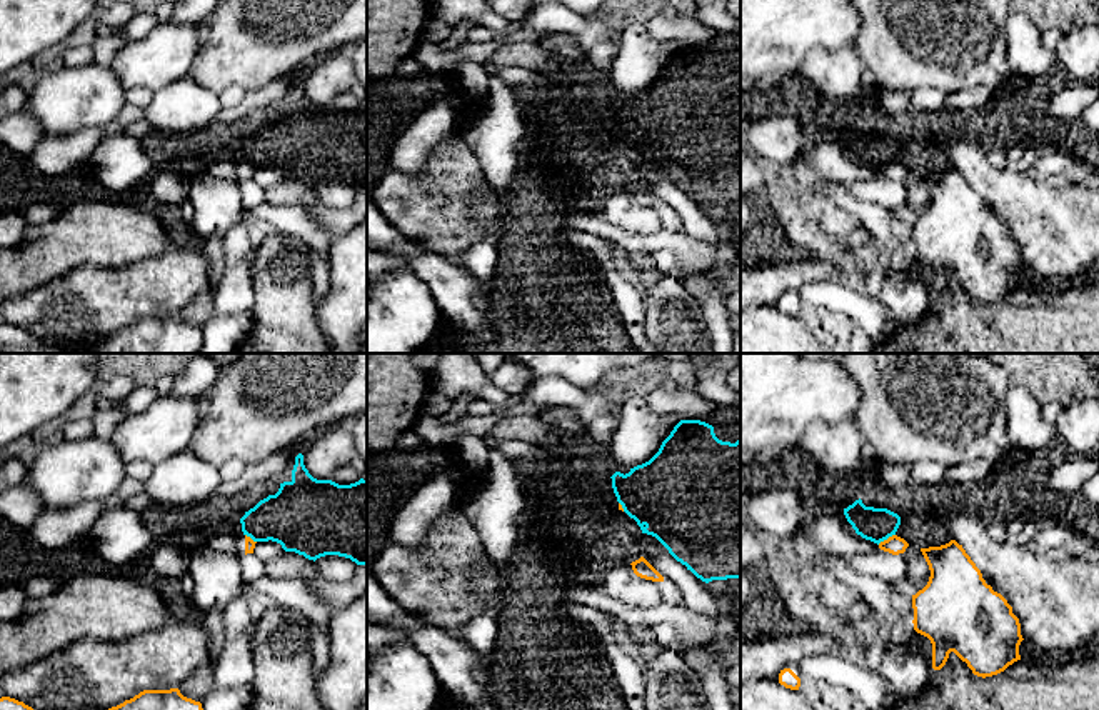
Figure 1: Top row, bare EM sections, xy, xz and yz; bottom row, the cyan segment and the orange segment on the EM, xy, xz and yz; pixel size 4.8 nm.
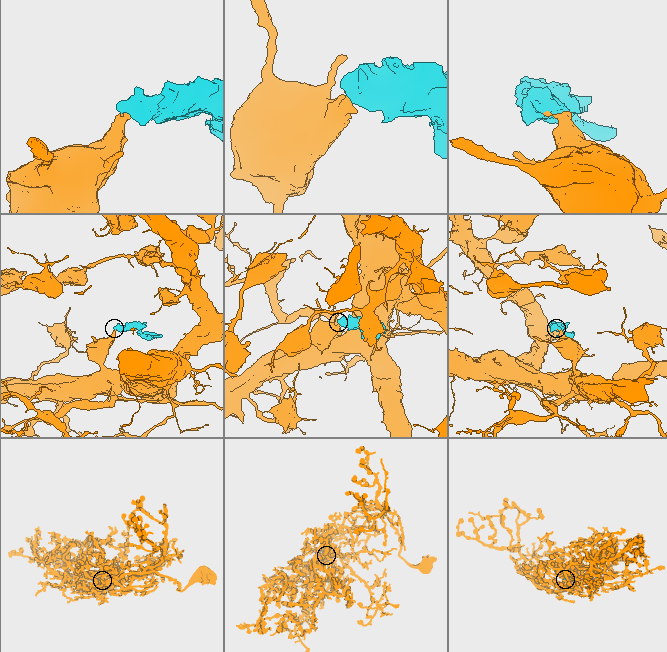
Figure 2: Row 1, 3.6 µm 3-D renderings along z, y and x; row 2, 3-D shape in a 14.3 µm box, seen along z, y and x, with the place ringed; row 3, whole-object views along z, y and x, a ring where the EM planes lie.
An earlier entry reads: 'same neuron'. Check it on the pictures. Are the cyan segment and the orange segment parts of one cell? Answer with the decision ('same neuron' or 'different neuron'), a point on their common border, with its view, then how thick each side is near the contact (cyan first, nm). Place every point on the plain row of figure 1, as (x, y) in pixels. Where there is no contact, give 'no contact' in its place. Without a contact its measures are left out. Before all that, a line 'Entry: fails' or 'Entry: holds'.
Entry: fails
different neuron; contact yz (886, 165); calibres 160 and 90 nm

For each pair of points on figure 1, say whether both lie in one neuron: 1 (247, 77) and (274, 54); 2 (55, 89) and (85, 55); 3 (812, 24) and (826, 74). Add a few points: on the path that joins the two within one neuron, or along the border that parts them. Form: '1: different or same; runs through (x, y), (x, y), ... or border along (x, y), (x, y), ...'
1: same; runs through (254, 70), (267, 57)
2: different; border along (92, 62), (64, 67)
3: different; border along (853, 45), (836, 50), (812, 49), (796, 72)

